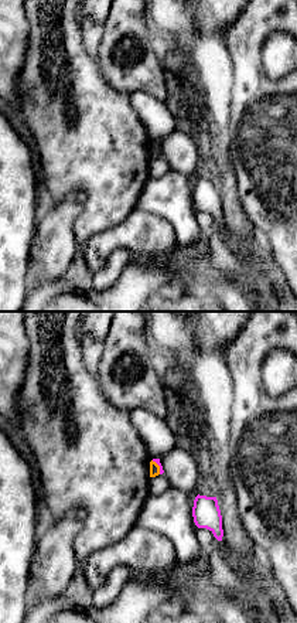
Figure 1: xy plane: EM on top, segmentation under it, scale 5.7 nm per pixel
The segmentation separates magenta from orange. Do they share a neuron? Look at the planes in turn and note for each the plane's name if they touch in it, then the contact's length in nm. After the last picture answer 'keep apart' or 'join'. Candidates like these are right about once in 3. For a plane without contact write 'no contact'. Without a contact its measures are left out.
contact in xy; length 90 nm

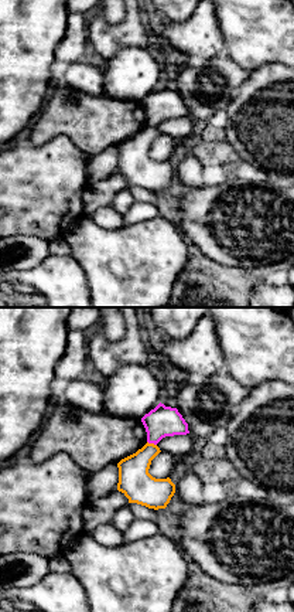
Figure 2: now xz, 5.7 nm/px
contact in xz; length 60 nm

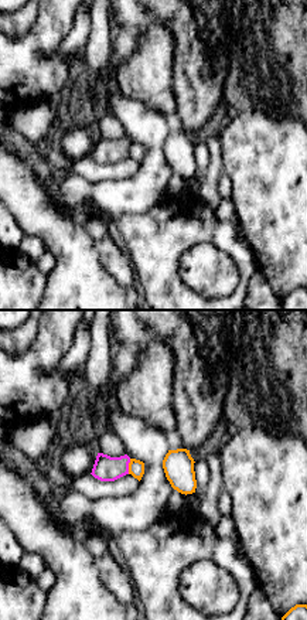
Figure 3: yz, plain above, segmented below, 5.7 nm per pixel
contact in yz; length 90 nm

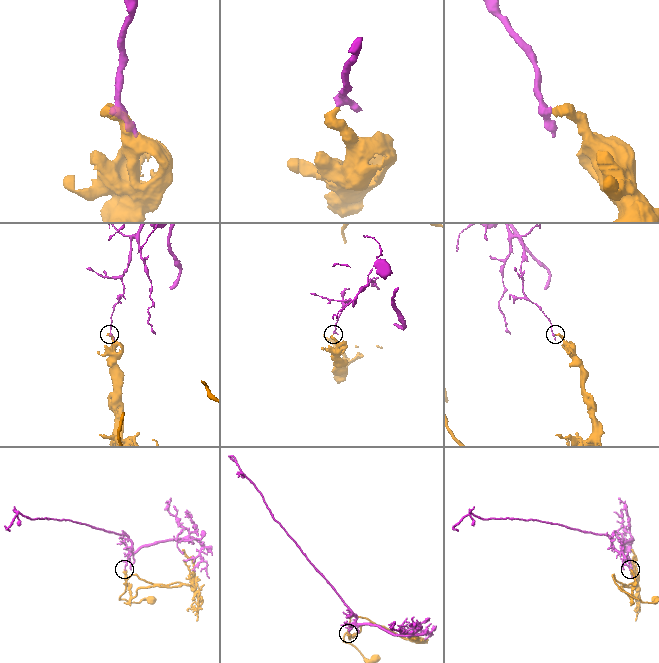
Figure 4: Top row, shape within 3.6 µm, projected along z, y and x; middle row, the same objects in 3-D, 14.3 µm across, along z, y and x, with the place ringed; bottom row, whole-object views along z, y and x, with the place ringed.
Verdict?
keep apart

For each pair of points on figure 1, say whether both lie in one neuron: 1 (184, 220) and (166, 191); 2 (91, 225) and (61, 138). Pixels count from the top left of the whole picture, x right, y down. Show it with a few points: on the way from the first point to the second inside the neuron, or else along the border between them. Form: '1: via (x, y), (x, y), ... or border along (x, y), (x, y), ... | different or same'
1: via (180, 213), (171, 198) | same
2: via (92, 204), (92, 169), (82, 159) | same

